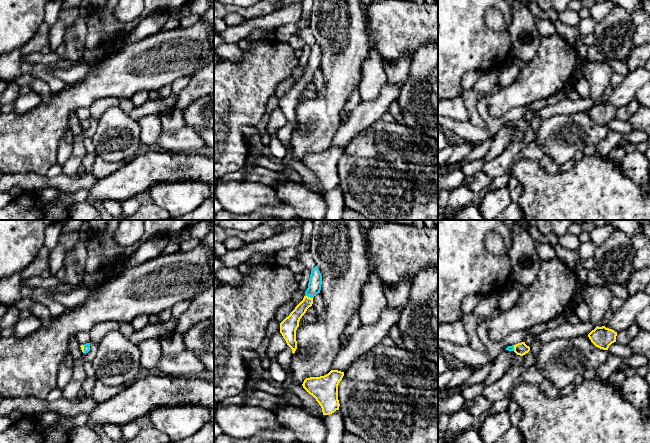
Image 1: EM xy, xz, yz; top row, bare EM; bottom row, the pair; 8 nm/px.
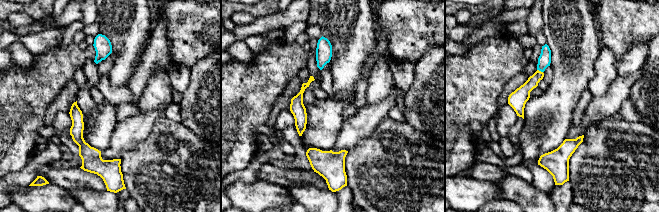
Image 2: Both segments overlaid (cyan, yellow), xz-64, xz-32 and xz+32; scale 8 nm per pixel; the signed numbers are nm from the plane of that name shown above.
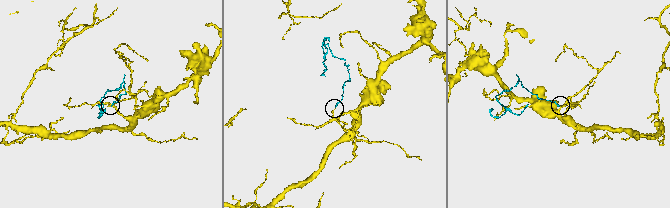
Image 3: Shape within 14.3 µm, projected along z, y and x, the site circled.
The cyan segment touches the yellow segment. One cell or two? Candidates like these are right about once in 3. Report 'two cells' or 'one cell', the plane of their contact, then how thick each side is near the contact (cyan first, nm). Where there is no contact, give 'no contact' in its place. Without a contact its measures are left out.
one cell | xz | 110/110 nm

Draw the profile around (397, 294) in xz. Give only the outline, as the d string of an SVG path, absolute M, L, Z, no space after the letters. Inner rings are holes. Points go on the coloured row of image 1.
M404 278L399 282L385 285L384 295L388 306L401 312L409 300L413 281L413 278Z

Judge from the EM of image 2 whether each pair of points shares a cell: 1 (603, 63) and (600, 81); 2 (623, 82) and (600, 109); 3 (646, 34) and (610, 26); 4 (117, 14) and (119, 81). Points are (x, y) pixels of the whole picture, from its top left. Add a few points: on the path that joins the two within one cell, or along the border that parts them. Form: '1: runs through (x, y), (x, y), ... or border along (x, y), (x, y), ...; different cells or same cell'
1: runs through (603, 67), (603, 77); same cell
2: runs through (620, 89), (607, 102); same cell
3: runs through (637, 26), (619, 26); same cell
4: runs through (122, 31), (122, 64); same cell

